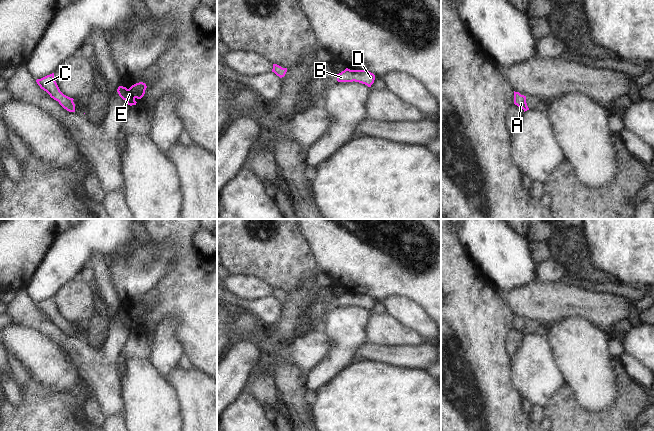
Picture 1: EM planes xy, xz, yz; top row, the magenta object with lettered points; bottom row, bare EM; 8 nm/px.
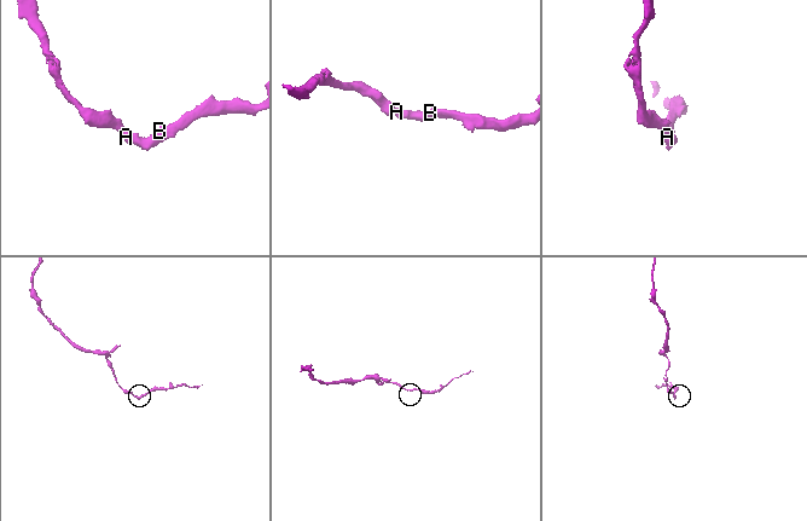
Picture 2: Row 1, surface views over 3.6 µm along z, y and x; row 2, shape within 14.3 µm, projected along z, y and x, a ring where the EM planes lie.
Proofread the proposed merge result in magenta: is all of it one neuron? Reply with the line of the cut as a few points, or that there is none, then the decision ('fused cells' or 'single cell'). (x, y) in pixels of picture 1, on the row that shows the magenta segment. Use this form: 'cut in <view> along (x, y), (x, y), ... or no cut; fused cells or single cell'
no cut; single cell

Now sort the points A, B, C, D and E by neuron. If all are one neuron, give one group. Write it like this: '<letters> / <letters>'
A B C D E

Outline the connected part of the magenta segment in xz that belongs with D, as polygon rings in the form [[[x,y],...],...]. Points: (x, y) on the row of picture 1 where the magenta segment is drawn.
[[[346,68],[341,73],[337,74],[338,82],[359,82],[371,87],[374,83],[375,75],[367,70],[350,70]]]

